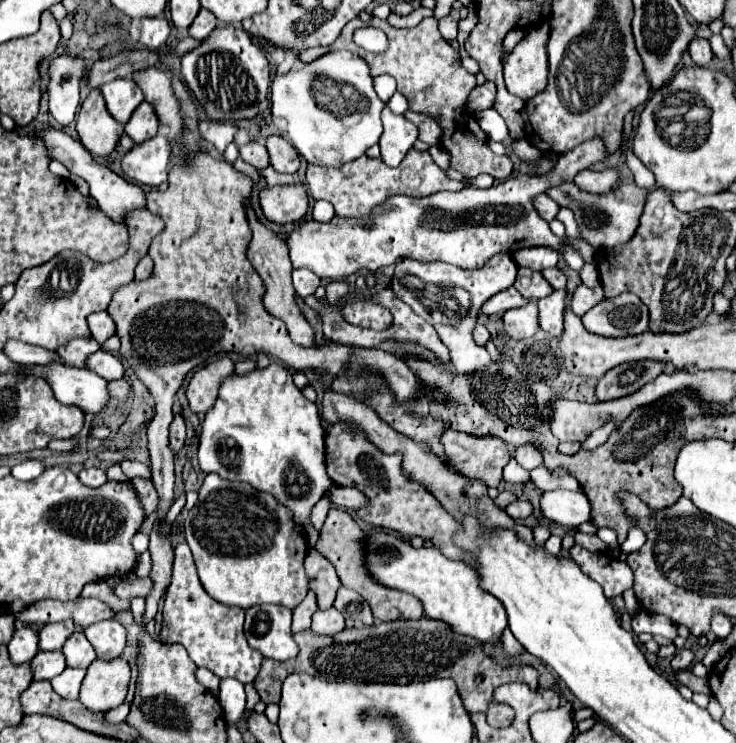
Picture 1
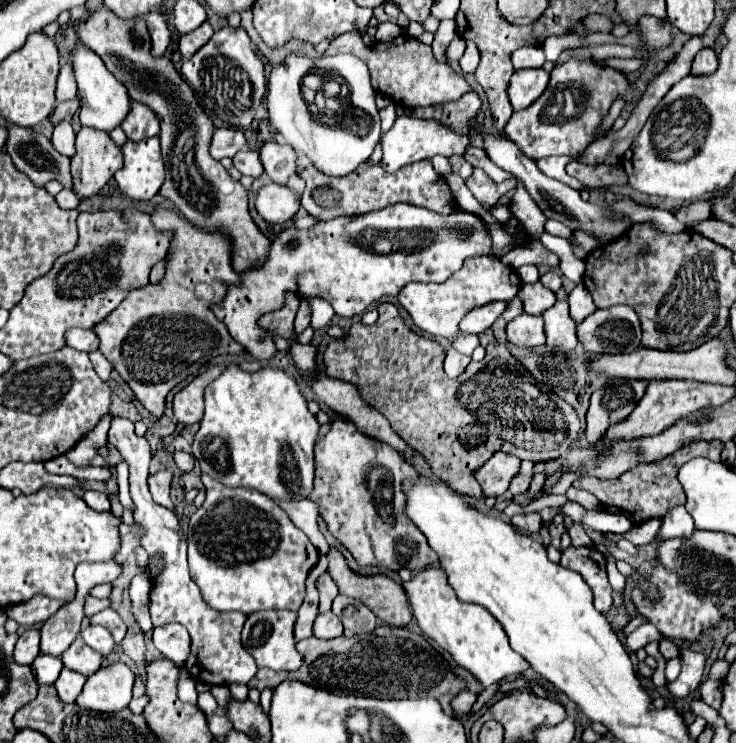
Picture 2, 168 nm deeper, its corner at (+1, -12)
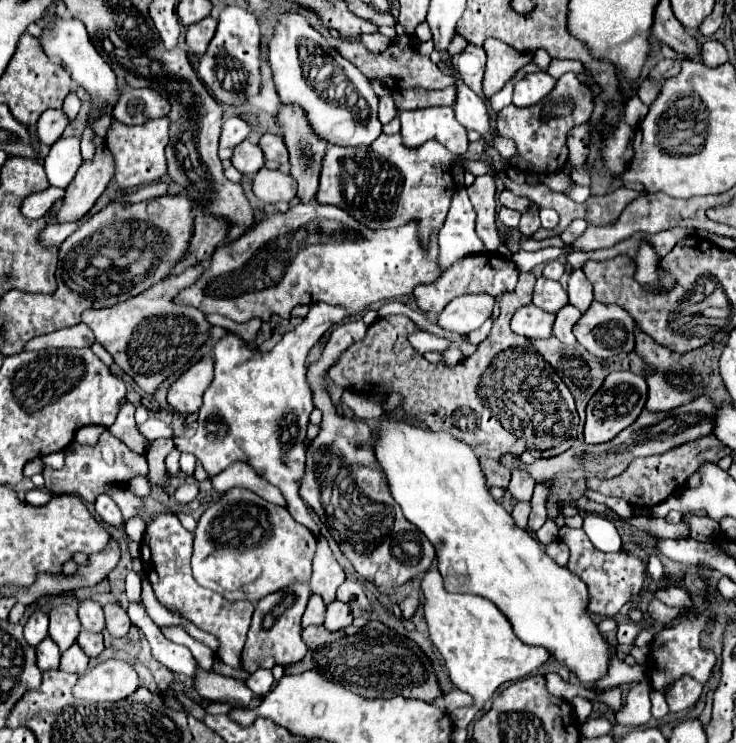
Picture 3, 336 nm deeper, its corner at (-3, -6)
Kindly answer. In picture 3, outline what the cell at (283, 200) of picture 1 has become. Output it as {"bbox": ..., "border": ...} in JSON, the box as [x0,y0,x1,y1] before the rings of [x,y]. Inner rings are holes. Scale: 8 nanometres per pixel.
{"bbox":[253,168,297,204],"border":[[[261,168],[253,178],[253,194],[267,204],[291,202],[297,194],[297,186],[289,174],[283,174],[281,170]]]}

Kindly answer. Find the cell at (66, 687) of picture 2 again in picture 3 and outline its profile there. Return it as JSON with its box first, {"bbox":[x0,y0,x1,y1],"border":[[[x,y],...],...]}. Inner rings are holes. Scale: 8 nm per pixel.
{"bbox":[61,644,89,674],"border":[[[73,644],[71,648],[67,648],[61,654],[61,670],[65,670],[65,672],[83,674],[87,670],[87,662],[89,662],[89,658],[87,658],[87,654],[83,654],[79,644]]]}

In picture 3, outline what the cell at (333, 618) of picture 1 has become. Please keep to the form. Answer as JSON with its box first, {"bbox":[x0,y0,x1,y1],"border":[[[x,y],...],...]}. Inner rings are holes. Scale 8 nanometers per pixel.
{"bbox":[325,602,353,632],"border":[[[331,602],[327,606],[327,616],[325,616],[325,628],[329,632],[335,632],[335,630],[343,630],[347,628],[349,624],[353,622],[353,616],[351,616],[351,608],[345,604],[345,602]]]}

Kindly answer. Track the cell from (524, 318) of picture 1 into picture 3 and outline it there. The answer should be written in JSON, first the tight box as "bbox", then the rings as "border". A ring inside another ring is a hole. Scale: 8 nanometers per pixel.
{"bbox":[511,304,555,340],"border":[[[527,304],[515,312],[511,320],[511,330],[529,340],[539,340],[551,336],[553,322],[555,322],[555,314],[549,314],[537,308],[535,304]]]}

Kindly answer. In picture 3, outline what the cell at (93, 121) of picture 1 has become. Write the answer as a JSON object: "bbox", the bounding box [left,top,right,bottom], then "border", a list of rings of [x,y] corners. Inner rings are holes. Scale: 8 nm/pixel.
{"bbox":[57,144,115,222],"border":[[[101,144],[95,152],[95,158],[87,164],[81,164],[73,182],[65,188],[63,204],[57,210],[57,222],[77,222],[81,220],[97,202],[97,198],[107,188],[113,178],[115,162],[105,144]]]}

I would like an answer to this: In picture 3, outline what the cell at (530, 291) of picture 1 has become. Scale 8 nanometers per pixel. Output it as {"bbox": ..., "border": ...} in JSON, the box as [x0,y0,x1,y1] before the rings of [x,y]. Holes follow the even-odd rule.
{"bbox":[533,276,569,312],"border":[[[541,276],[541,278],[537,278],[537,284],[535,284],[533,304],[543,308],[545,312],[557,312],[561,306],[569,304],[569,298],[559,282],[547,280]]]}

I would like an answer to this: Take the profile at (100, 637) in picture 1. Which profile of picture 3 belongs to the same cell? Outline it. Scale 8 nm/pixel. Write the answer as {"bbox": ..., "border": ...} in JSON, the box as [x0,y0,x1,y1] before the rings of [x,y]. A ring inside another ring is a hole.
{"bbox":[79,598,105,632],"border":[[[85,598],[79,602],[79,620],[85,630],[89,632],[101,632],[105,628],[105,618],[103,618],[103,608],[99,602]]]}

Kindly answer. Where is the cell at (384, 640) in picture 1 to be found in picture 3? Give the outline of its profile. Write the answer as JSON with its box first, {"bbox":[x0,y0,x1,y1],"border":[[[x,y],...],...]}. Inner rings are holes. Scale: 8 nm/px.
{"bbox":[287,622,441,702],"border":[[[367,622],[363,628],[349,626],[341,632],[329,632],[325,626],[309,626],[303,628],[301,636],[307,644],[307,654],[295,666],[287,666],[287,674],[315,670],[323,678],[363,698],[405,696],[427,702],[441,696],[429,658],[409,638],[399,636],[381,622]]]}

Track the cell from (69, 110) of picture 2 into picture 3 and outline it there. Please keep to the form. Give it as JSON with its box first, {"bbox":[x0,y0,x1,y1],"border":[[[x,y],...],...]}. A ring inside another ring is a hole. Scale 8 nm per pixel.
{"bbox":[37,110,67,146],"border":[[[47,110],[37,122],[37,140],[45,146],[51,146],[59,140],[63,130],[67,128],[67,118],[63,110]]]}

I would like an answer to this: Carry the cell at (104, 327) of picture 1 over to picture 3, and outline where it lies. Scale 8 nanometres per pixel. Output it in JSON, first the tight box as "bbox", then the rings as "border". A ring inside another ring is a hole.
{"bbox":[23,322,95,350],"border":[[[81,322],[73,328],[57,330],[27,342],[23,350],[43,350],[43,348],[89,348],[95,342],[93,332]]]}

